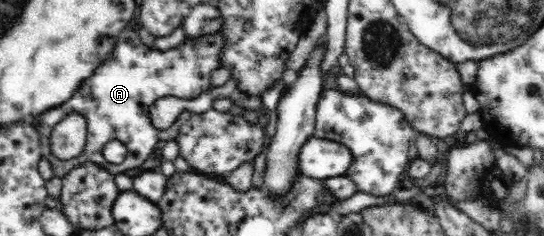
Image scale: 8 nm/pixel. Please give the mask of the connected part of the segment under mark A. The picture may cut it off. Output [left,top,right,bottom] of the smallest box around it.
[29,29,223,177]

